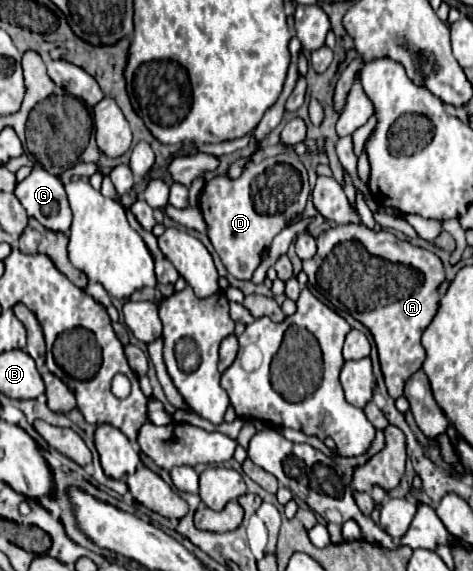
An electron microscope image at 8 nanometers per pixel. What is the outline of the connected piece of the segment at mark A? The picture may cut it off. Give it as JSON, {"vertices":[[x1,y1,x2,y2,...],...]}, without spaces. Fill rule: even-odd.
{"vertices":[[346,224,346,226,336,226,318,236,318,252,310,260,302,261,303,271,308,277,308,282,320,290,320,294,328,300,334,308,346,306,348,314,362,322,374,336,374,342,378,346,380,354,380,364,386,380,388,394,392,398,402,396,406,380,422,366,426,352,420,344,420,336,426,330,426,326,432,322,436,310,438,310,438,286,446,280,444,264,442,260,420,246,414,246,406,240,398,240,390,232,374,232,368,230,362,224]]}

